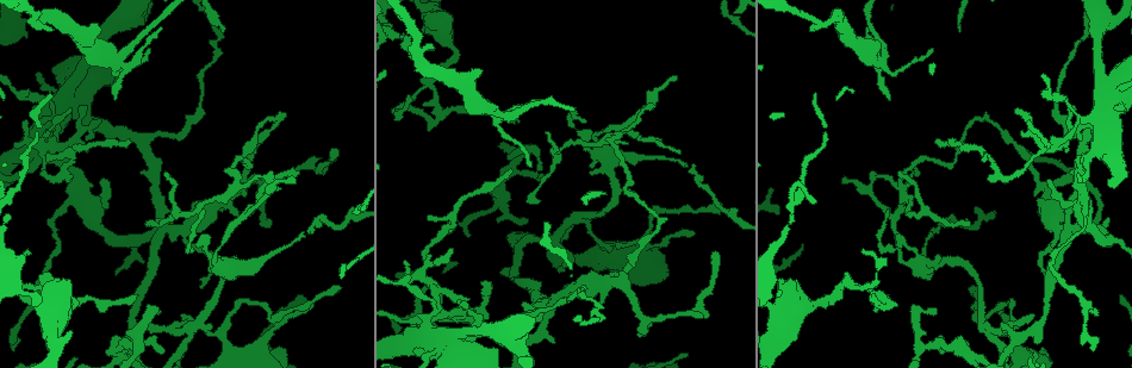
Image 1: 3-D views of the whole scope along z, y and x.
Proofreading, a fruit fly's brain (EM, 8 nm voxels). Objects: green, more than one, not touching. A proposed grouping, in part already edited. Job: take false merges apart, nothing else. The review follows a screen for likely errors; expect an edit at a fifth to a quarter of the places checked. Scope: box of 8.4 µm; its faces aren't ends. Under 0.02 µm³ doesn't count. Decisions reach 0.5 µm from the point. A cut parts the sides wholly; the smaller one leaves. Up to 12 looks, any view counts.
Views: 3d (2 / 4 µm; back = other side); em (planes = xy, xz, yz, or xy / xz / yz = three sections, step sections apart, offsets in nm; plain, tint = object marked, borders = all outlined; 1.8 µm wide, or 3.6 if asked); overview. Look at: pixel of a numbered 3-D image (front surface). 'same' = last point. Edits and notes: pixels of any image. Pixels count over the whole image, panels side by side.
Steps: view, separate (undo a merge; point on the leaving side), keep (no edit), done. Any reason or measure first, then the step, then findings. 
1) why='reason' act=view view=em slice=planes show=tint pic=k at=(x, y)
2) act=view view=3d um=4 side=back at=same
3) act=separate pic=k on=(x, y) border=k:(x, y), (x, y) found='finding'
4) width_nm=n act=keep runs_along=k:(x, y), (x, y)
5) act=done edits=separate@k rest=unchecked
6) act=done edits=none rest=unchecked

why='sudden change in width' act=view view=em slice=xy step=4 show=tint pic=1 at=(925, 266)

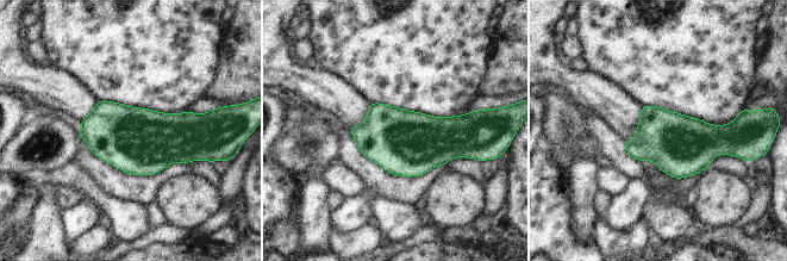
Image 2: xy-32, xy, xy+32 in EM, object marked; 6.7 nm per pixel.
why='another direction' act=view view=em slice=planes show=tint at=same

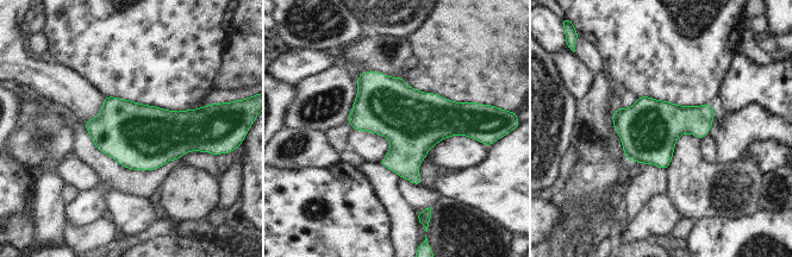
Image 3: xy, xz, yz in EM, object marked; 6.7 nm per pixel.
act=keep found='continuous, no second cell'

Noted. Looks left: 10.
why='calibre changes' act=view view=em slice=planes show=tint pic=1 at=(117, 57)

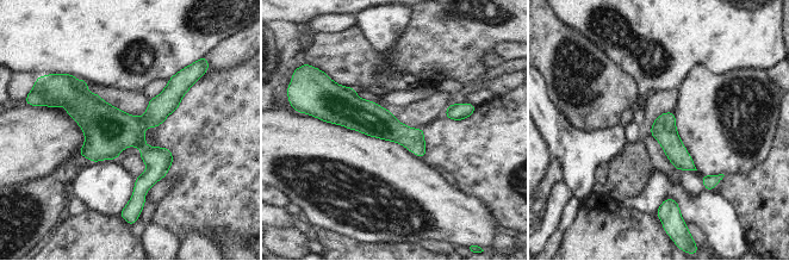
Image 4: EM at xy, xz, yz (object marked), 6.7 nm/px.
act=separate pic=4 on=(159, 160) border=4:(144, 144), (140, 148) found='two cells meet here'

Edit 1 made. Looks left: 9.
why='small branch off a trunk' act=view view=em slice=planes show=borders pic=1 at=(147, 141)

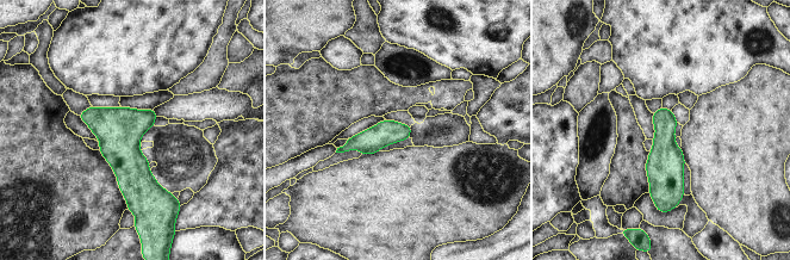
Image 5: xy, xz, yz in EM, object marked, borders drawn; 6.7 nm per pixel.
act=keep runs_along=5:(663, 111), (664, 197), (659, 204) found='all the same cell'

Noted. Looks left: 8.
why='abrupt turn' act=view view=em slice=planes show=tint pic=1 at=(49, 148)

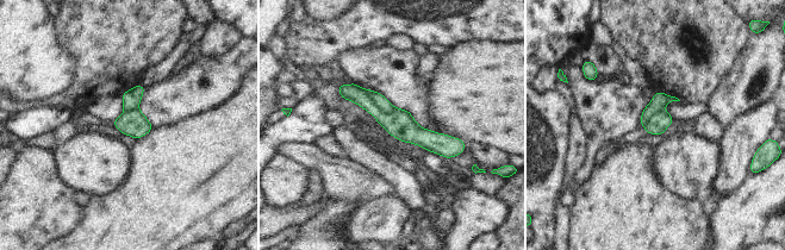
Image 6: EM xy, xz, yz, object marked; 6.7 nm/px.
width_nm=180 act=separate pic=6 on=(381, 102) border=6:(366, 89), (380, 111), (393, 110) found='two cells meet here'

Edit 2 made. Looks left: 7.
why='redraw' act=view view=overview

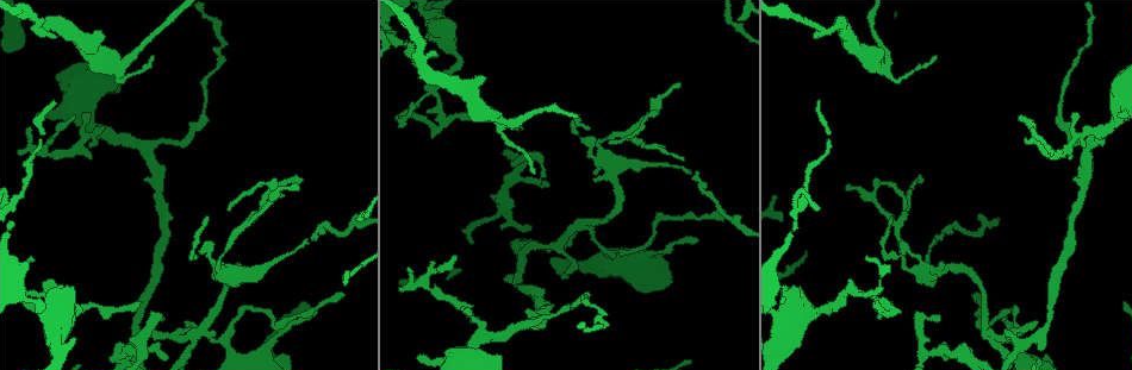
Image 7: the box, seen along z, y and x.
why='sharp bend' act=view view=em um=3.6 slice=planes show=borders pic=7 at=(48, 316)

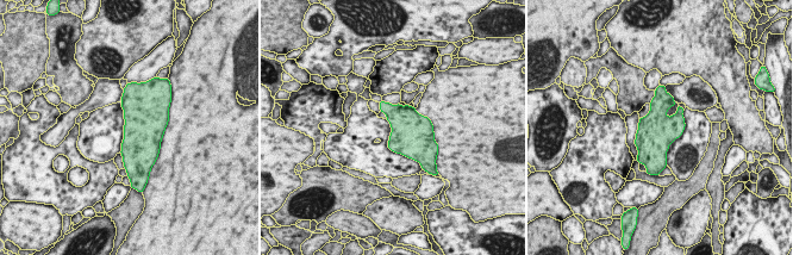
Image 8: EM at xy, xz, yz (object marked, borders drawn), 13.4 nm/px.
act=keep found='one cell here'

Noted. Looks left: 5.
act=done edits=separate@4,separate@6 rest=unchecked

